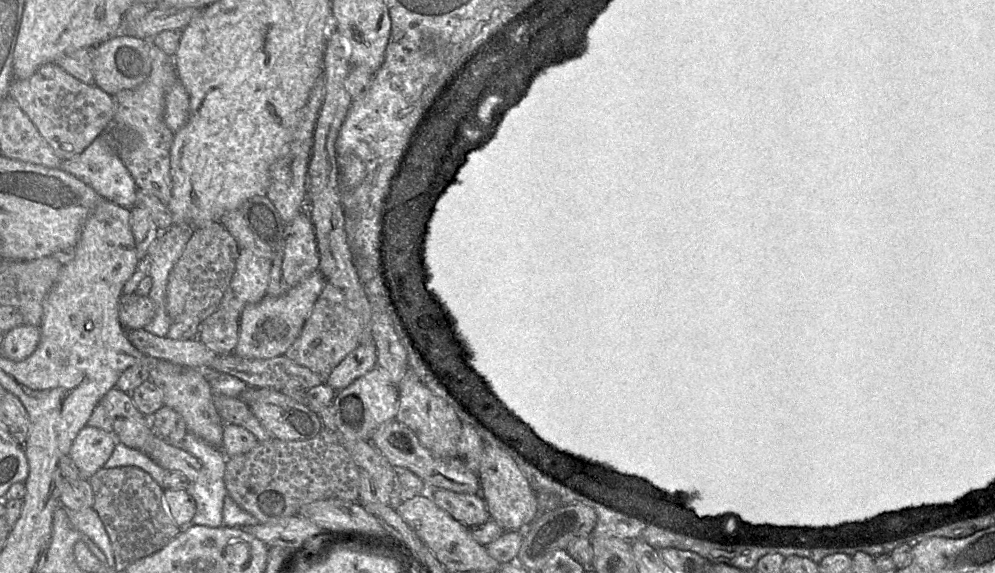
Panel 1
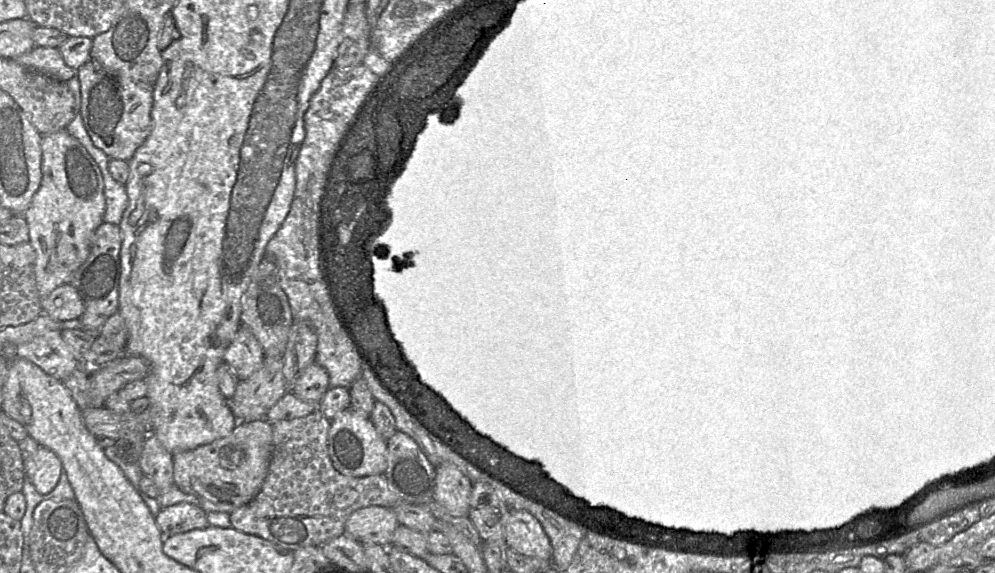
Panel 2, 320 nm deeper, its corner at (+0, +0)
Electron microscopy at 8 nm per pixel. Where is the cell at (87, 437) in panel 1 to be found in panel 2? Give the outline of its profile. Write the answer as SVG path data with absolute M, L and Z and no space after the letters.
M39 447L32 457L23 460L23 466L25 476L39 494L51 492L63 470L60 459L45 447Z

